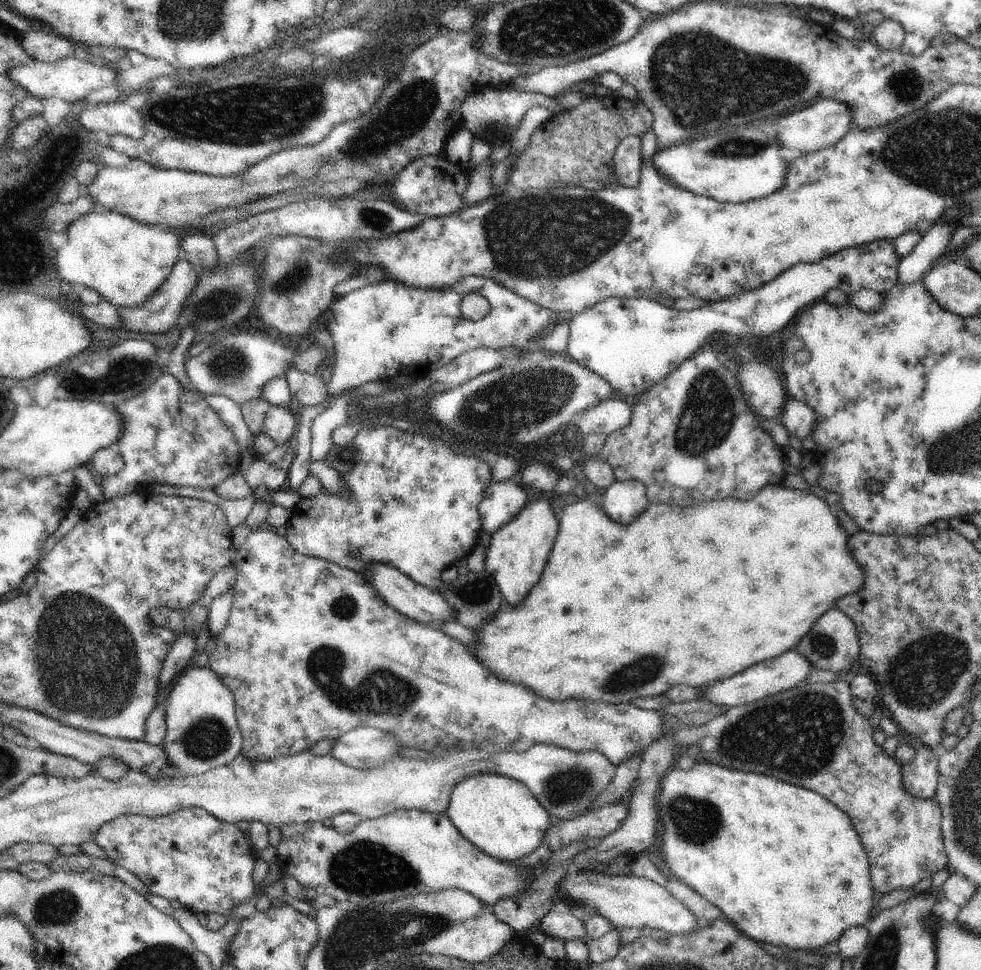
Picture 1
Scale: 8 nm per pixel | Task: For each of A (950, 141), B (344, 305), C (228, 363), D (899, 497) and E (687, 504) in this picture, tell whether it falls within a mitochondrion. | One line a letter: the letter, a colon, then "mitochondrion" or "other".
A: mitochondrion
B: other
C: mitochondrion
D: other
E: other

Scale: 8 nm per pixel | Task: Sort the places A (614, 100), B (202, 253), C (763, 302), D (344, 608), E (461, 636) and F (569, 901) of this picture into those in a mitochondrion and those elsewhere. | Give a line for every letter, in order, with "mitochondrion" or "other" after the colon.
A: other
B: other
C: other
D: mitochondrion
E: other
F: other

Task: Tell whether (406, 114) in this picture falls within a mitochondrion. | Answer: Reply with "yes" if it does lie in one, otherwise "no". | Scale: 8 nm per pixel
yes

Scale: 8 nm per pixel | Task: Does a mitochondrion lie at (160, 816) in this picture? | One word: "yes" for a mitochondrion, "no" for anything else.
no

